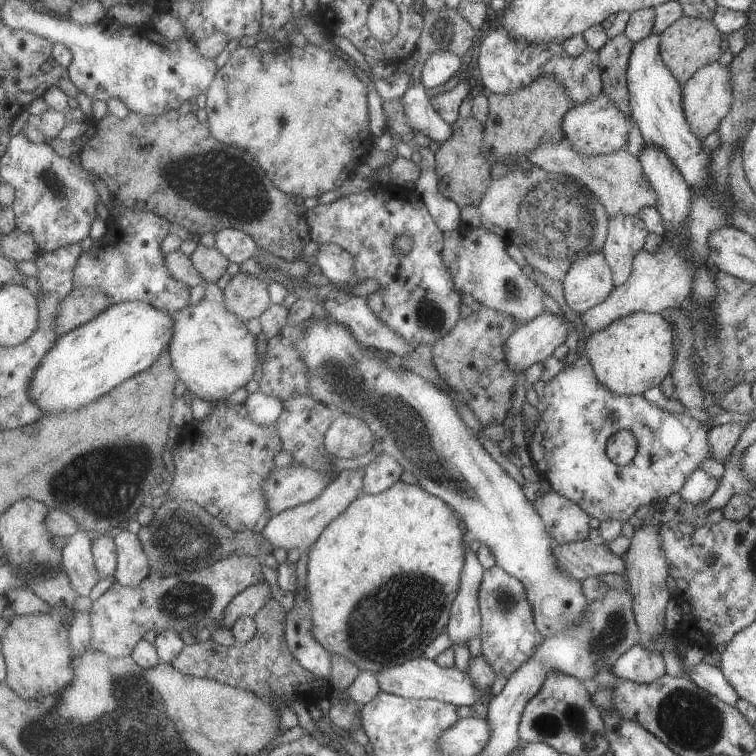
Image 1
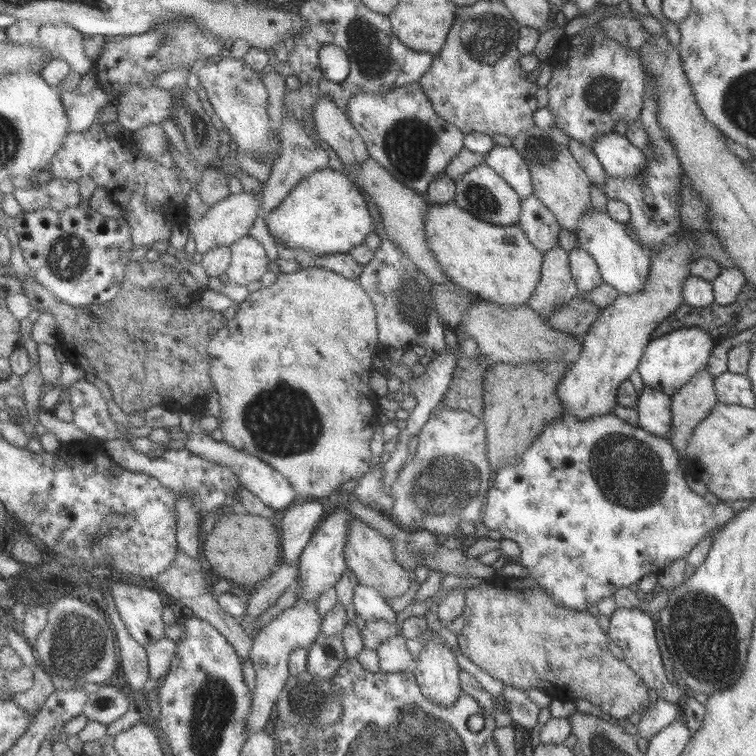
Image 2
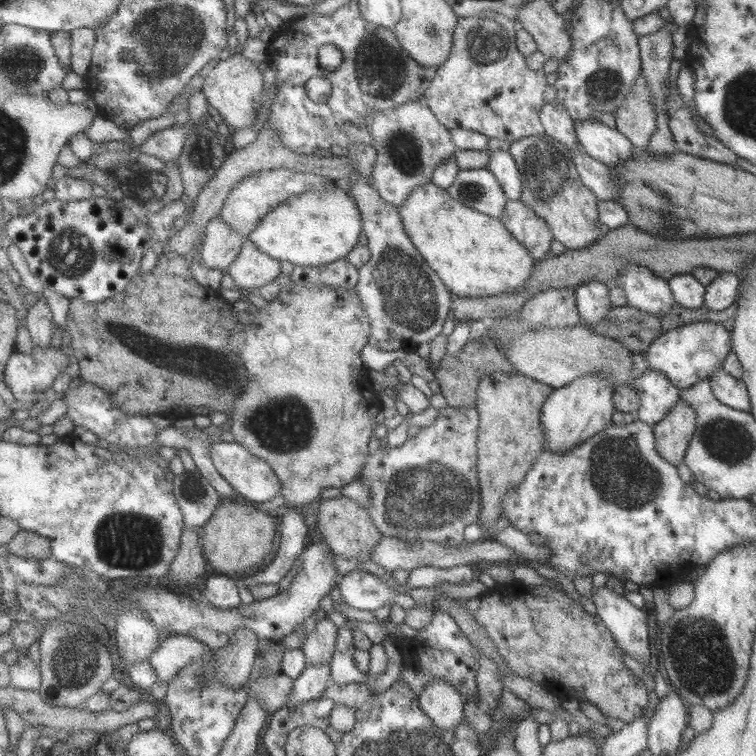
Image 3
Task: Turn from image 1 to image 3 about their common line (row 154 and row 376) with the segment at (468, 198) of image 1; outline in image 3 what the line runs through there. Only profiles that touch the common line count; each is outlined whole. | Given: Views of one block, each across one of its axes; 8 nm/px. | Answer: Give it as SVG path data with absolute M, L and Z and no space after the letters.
M485 333L475 340L469 339L457 354L442 356L439 366L435 370L434 380L439 384L440 394L450 407L475 407L478 383L487 372L491 371L514 372L514 369Z

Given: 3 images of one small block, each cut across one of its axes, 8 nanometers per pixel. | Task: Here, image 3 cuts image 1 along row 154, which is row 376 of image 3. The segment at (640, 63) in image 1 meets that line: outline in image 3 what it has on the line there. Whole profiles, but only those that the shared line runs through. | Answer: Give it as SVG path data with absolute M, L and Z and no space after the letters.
M713 322L687 323L657 336L644 352L649 368L666 377L675 388L687 389L707 379L729 355L730 331Z

